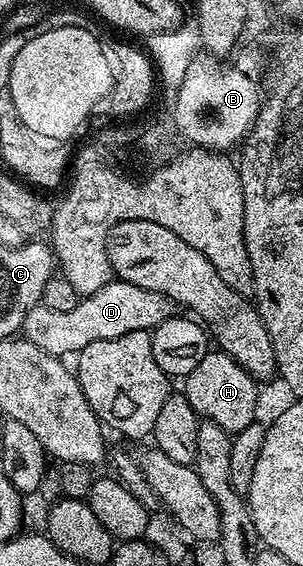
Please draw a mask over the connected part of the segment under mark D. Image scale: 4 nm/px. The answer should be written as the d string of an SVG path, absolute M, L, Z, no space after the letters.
M111 280L92 295L79 299L72 311L51 310L38 305L25 315L21 333L23 337L40 346L40 350L59 358L77 355L91 342L116 338L132 332L151 331L160 322L175 313L174 302L162 292L144 290L119 280Z

